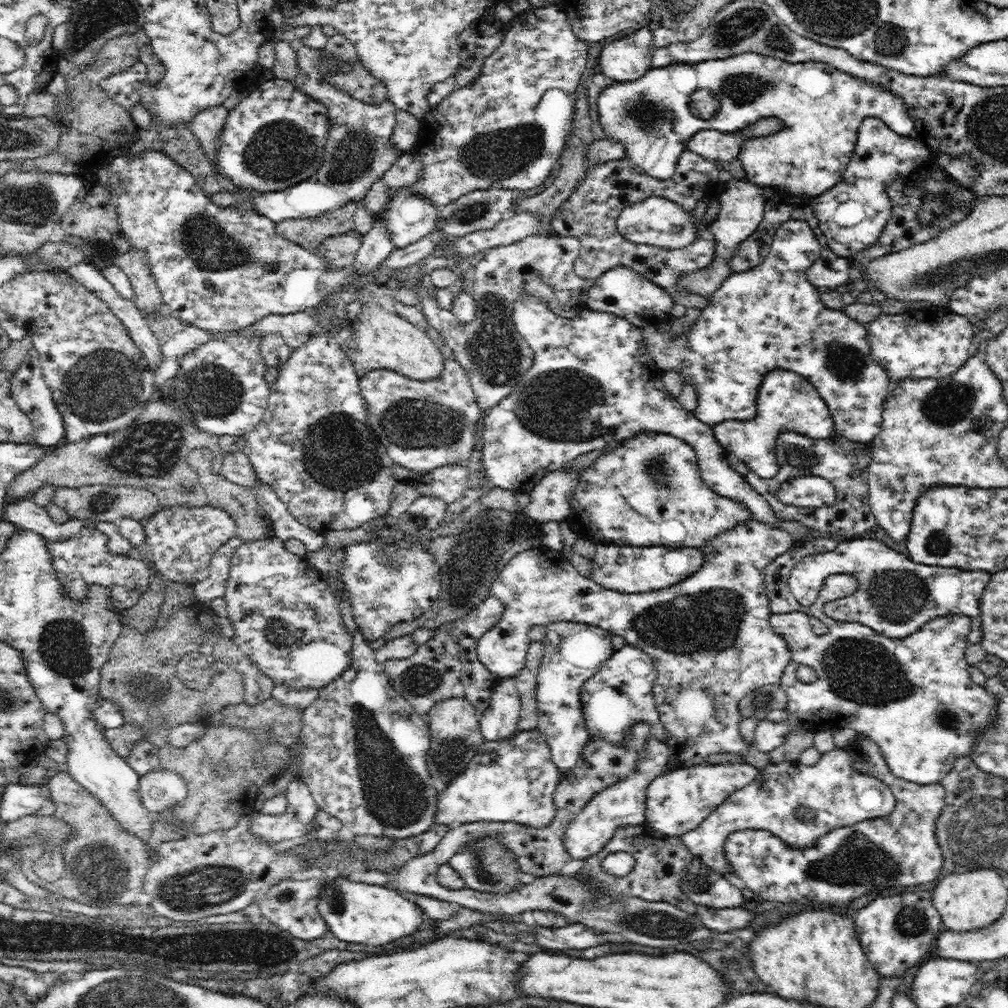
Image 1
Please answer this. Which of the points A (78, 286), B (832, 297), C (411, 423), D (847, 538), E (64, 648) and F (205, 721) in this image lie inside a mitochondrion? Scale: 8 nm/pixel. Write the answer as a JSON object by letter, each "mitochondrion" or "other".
{"A":"other","B":"other","C":"mitochondrion","D":"other","E":"mitochondrion","F":"other"}

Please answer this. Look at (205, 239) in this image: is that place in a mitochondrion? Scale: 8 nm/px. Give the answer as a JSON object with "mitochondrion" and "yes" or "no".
{"mitochondrion":"yes"}

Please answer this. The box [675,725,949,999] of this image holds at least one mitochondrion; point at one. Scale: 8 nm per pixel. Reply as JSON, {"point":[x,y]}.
{"point":[912,921]}

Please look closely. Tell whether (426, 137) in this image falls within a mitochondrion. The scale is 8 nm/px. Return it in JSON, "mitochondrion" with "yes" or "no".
{"mitochondrion":"no"}

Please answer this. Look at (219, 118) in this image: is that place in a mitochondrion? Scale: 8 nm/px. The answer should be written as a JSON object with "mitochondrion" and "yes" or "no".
{"mitochondrion":"no"}

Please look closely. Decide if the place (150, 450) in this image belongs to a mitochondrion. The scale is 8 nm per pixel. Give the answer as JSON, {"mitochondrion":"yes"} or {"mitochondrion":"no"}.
{"mitochondrion":"yes"}

